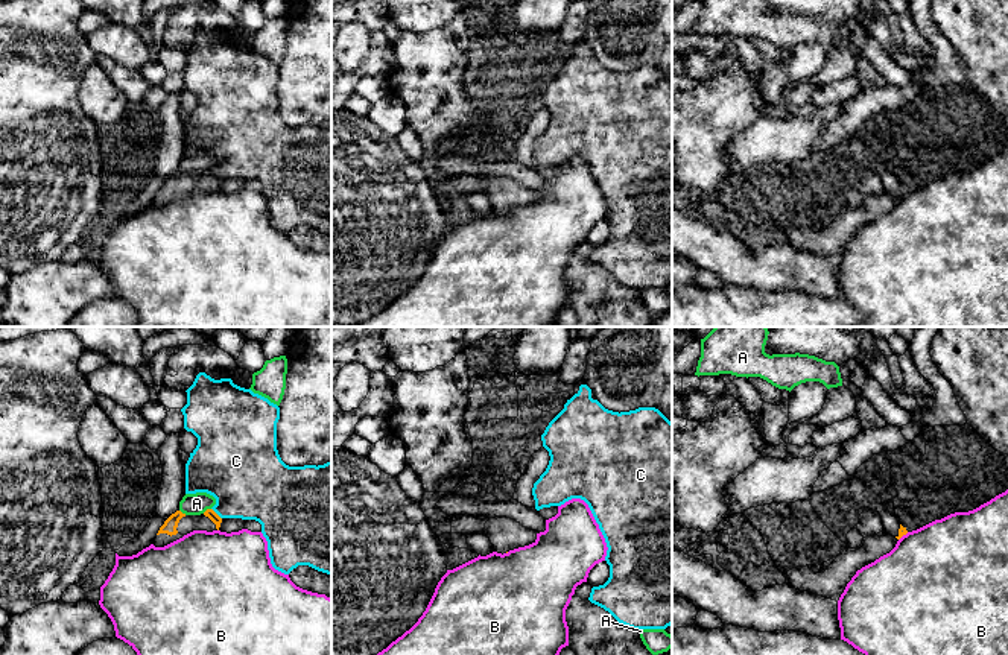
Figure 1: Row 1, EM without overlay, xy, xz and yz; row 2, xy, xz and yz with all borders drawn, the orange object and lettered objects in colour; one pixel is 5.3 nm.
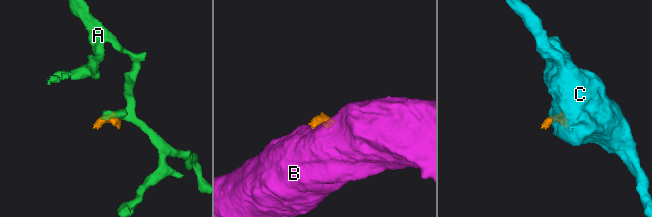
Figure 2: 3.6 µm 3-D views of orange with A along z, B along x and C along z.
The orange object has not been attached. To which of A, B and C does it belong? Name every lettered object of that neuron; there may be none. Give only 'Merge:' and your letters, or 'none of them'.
Merge: none of them

